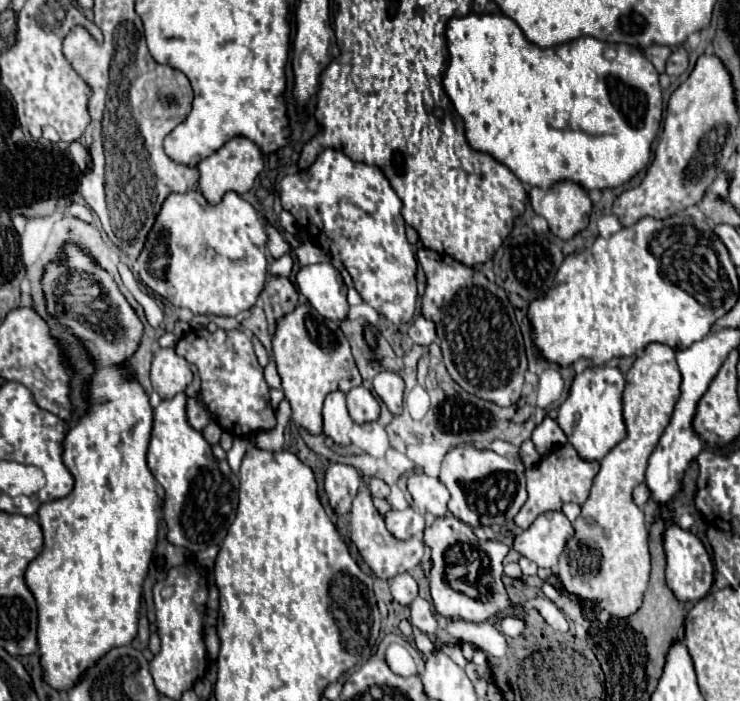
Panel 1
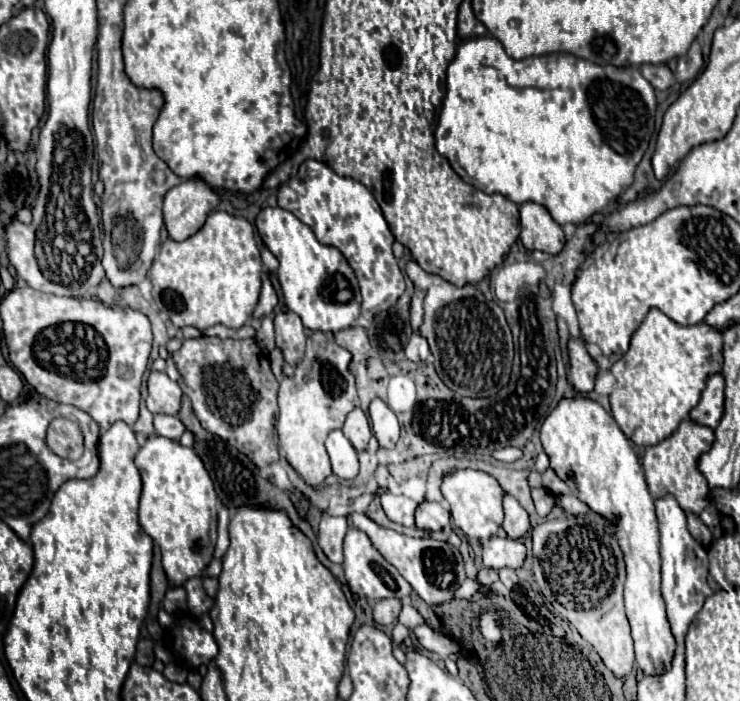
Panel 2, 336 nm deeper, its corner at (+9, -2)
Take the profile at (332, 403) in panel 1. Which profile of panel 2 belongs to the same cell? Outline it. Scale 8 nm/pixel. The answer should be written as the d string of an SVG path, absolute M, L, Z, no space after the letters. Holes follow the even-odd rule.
M342 430L330 432L326 440L326 450L332 460L332 472L342 480L354 480L358 476L358 454L342 434Z

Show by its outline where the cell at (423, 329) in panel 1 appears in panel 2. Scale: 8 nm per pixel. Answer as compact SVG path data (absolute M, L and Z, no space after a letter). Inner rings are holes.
M412 334L410 342L408 342L408 346L406 346L406 356L408 356L412 362L422 362L422 360L428 358L428 354L430 354L430 348L428 348L426 340L424 340L422 336L418 336L418 334Z

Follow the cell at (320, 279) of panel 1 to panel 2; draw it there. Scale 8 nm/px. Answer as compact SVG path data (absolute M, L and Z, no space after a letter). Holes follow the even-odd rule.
M280 206L264 208L256 218L256 228L268 250L278 258L278 282L286 306L302 318L308 330L338 332L354 324L360 316L362 296L358 280L342 252L320 244L310 226L300 222L290 210Z

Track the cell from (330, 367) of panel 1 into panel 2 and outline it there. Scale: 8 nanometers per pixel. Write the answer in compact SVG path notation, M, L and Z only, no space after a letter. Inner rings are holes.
M314 332L306 342L306 360L296 366L294 378L282 378L278 392L278 420L276 430L280 436L280 448L284 450L286 462L296 474L312 488L322 488L322 482L332 474L330 458L324 446L326 436L342 428L346 416L360 406L354 376L348 370L350 352L334 344L322 332Z

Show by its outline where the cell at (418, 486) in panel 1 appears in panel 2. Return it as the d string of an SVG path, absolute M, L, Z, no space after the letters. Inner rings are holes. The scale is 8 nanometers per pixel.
M422 502L416 510L416 528L420 530L444 530L448 526L450 512L446 510L444 504L438 502Z

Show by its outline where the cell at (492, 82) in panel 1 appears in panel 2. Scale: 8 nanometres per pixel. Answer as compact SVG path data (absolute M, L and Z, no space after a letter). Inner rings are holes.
M484 36L484 38L470 38L470 40L460 40L456 58L450 62L446 70L446 96L442 102L440 118L438 118L438 128L436 128L436 150L440 156L444 156L452 170L468 184L474 188L486 192L486 194L502 194L504 198L512 200L514 204L522 206L524 202L536 202L542 204L550 216L560 224L582 224L586 222L588 216L594 212L600 212L612 198L616 198L624 188L632 184L634 170L638 162L642 160L648 142L654 134L654 116L656 116L656 94L650 82L640 74L638 68L614 68L614 66L598 66L590 64L588 60L576 58L572 54L546 54L546 56L536 56L536 58L524 58L524 60L514 60L510 58L502 44L496 38ZM528 88L562 88L562 92L552 98L550 94L534 94L538 90L528 90Z

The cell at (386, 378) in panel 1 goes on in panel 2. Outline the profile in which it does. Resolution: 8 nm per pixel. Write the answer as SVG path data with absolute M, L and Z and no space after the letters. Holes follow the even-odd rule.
M376 398L370 404L370 414L368 416L370 416L372 432L378 438L380 446L392 450L398 442L398 436L400 436L400 424L398 424L396 414L384 404L384 400Z

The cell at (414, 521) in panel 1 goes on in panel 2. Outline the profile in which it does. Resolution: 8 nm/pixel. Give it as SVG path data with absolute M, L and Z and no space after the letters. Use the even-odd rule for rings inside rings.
M384 492L380 498L382 498L382 508L392 522L402 524L402 526L414 526L414 512L416 512L418 502L406 496L390 494L390 492Z

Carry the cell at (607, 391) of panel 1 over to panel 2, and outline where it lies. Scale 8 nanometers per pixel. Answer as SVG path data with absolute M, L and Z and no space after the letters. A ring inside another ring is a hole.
M588 398L560 400L542 424L540 440L550 458L550 468L564 480L570 494L582 500L594 514L608 520L614 528L624 562L626 586L624 602L632 626L636 662L642 672L658 674L670 666L674 636L666 620L666 606L660 594L660 534L654 512L654 498L648 492L638 456L618 428L612 414Z

